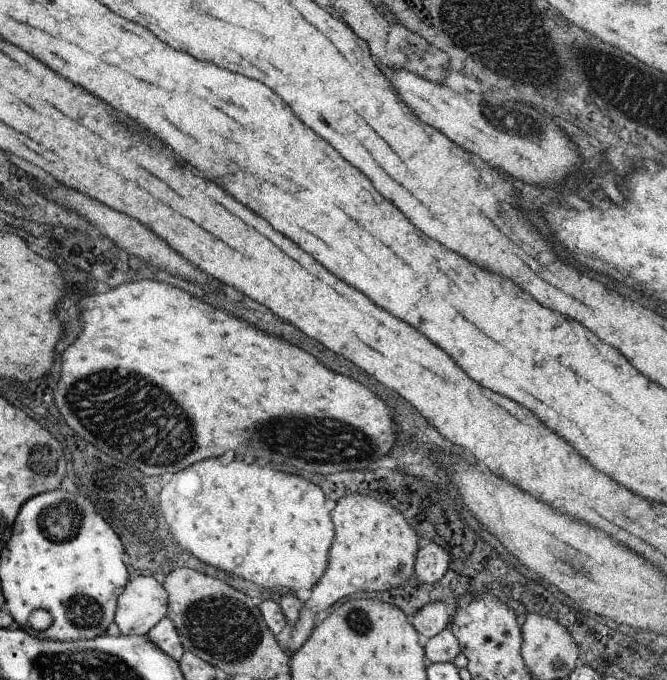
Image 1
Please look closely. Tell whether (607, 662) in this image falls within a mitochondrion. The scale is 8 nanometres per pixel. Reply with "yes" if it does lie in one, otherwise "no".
no

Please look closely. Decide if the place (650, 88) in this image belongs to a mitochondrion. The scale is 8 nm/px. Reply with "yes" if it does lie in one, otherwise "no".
yes

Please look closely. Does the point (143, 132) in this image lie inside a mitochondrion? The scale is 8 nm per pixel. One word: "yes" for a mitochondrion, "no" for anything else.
no

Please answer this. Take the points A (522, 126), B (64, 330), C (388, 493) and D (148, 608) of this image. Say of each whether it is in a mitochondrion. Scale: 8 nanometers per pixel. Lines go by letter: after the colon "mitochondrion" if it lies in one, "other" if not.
A: mitochondrion
B: other
C: other
D: other

